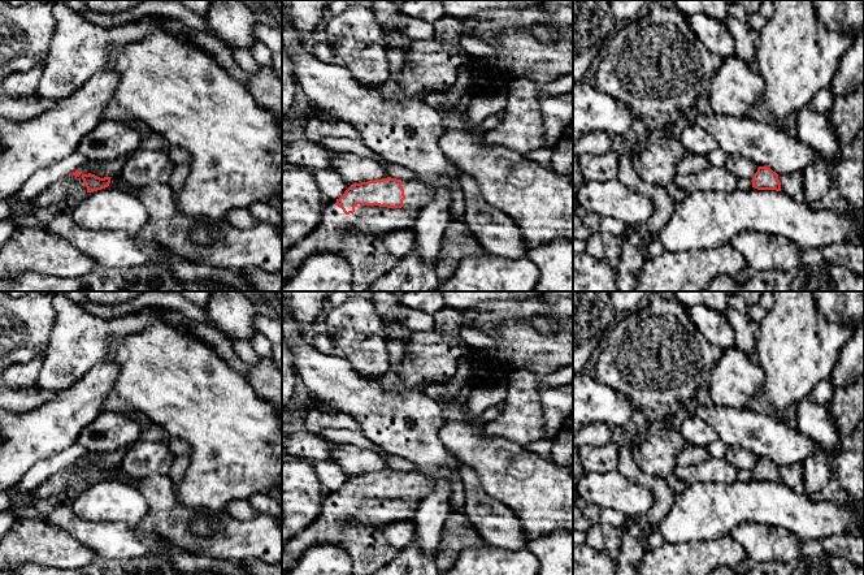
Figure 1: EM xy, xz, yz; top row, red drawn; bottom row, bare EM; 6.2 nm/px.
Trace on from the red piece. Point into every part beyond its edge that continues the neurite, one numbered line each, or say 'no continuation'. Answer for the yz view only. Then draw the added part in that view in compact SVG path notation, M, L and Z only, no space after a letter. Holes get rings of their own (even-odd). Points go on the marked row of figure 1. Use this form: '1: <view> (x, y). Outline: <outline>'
1: yz (793, 185). Outline: M802 172L778 176L781 191L795 200L804 199L804 176Z

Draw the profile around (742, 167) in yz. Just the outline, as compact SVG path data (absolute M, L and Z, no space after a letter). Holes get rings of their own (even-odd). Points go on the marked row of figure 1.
M729 155L725 161L725 169L733 173L738 180L752 180L757 168L759 167L752 160L739 155Z

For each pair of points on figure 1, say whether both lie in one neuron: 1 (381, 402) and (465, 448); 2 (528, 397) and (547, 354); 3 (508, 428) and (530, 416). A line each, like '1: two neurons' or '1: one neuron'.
1: two neurons
2: two neurons
3: one neuron

